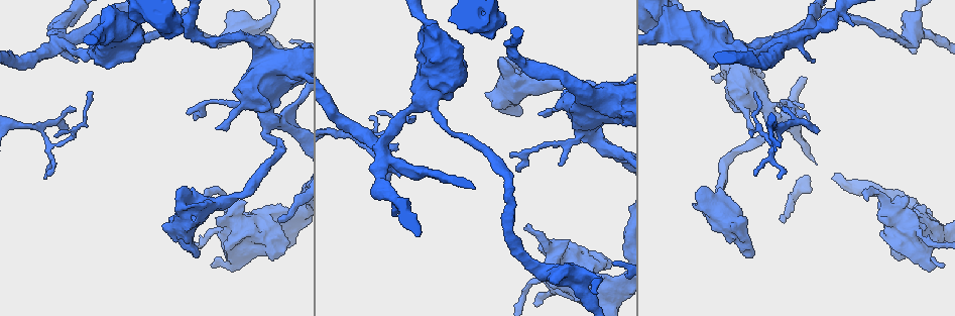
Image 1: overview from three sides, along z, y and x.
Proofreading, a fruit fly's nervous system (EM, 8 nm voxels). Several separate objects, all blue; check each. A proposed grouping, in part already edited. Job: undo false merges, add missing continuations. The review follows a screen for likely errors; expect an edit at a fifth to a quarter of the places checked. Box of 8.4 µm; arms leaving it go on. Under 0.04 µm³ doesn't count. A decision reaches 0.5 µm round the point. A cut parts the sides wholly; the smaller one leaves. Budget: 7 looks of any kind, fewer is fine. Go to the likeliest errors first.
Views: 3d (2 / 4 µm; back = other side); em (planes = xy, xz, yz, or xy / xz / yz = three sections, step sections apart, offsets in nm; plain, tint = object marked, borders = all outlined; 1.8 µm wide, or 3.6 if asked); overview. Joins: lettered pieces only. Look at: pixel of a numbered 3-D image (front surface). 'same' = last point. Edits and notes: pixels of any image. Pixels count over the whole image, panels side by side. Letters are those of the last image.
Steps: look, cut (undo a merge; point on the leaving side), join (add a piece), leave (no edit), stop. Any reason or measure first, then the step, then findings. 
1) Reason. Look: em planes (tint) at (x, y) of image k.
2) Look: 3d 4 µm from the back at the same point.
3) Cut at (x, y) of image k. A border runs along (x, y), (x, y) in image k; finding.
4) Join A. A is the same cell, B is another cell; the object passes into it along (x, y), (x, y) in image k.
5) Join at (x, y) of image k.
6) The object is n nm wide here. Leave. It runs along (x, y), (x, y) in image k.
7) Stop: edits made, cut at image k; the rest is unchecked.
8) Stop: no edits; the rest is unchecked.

Looks like a crossing. Look: em planes (tint) at (382, 144) of image 1.

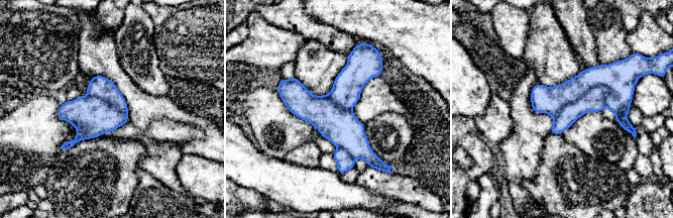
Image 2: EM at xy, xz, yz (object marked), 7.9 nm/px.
Look: em planes (borders) at the same point.

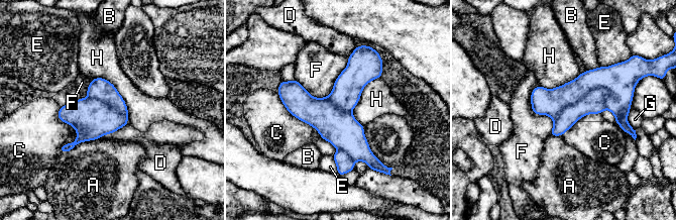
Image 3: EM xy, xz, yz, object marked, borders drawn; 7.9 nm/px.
The object is 320 nm wide here. Cut at (593, 102) of image 3. A, B, C, D, E, F, G and H are other cells; the part that leaves runs along (282, 87), (372, 157) in image 3; two neurons meet here.

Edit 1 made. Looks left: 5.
Look: overview.

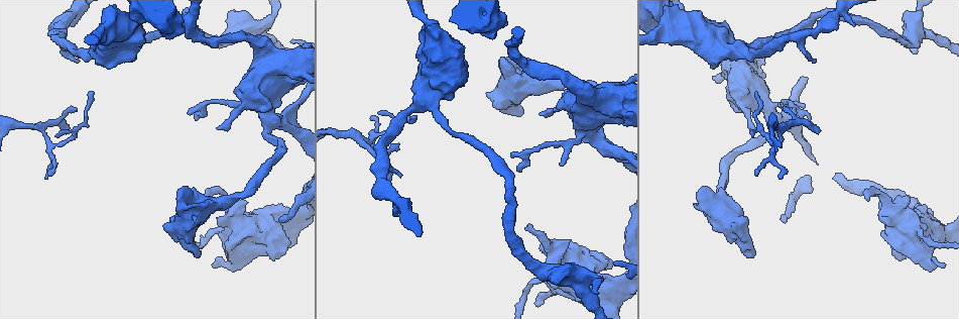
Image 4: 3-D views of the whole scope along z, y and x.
An open end. Look: 3d 4 µm from the back at (178, 34) of image 4.

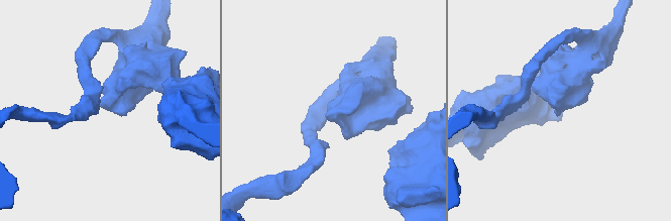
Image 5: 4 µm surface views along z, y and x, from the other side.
Look: em yz step 8 (tint) at (109, 109) of image 5.

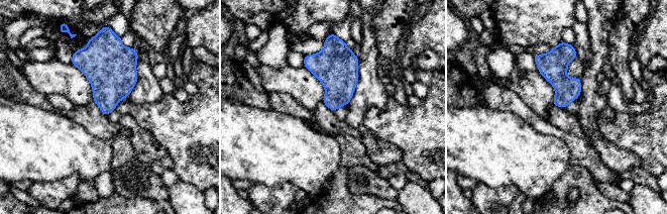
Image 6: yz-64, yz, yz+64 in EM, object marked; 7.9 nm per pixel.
Look: em xz step 8 (borders) at the same point.

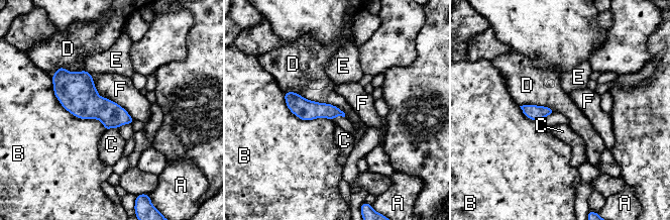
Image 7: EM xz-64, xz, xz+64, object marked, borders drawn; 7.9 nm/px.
Leave. A, B, C, D, E and F are other cells; it runs along (287, 94), (306, 110), (340, 113) in image 7; none of them fits.

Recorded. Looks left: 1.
Stop: edits made, cut at image 3; the rest is unchecked.

